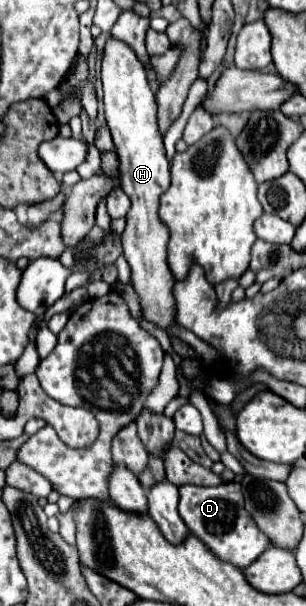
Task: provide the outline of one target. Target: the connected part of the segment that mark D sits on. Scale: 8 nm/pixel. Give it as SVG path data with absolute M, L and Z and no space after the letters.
M221 483L217 487L179 487L179 515L193 535L197 535L221 561L233 563L241 569L251 565L271 543L269 537L257 527L253 517L243 507L241 485Z

